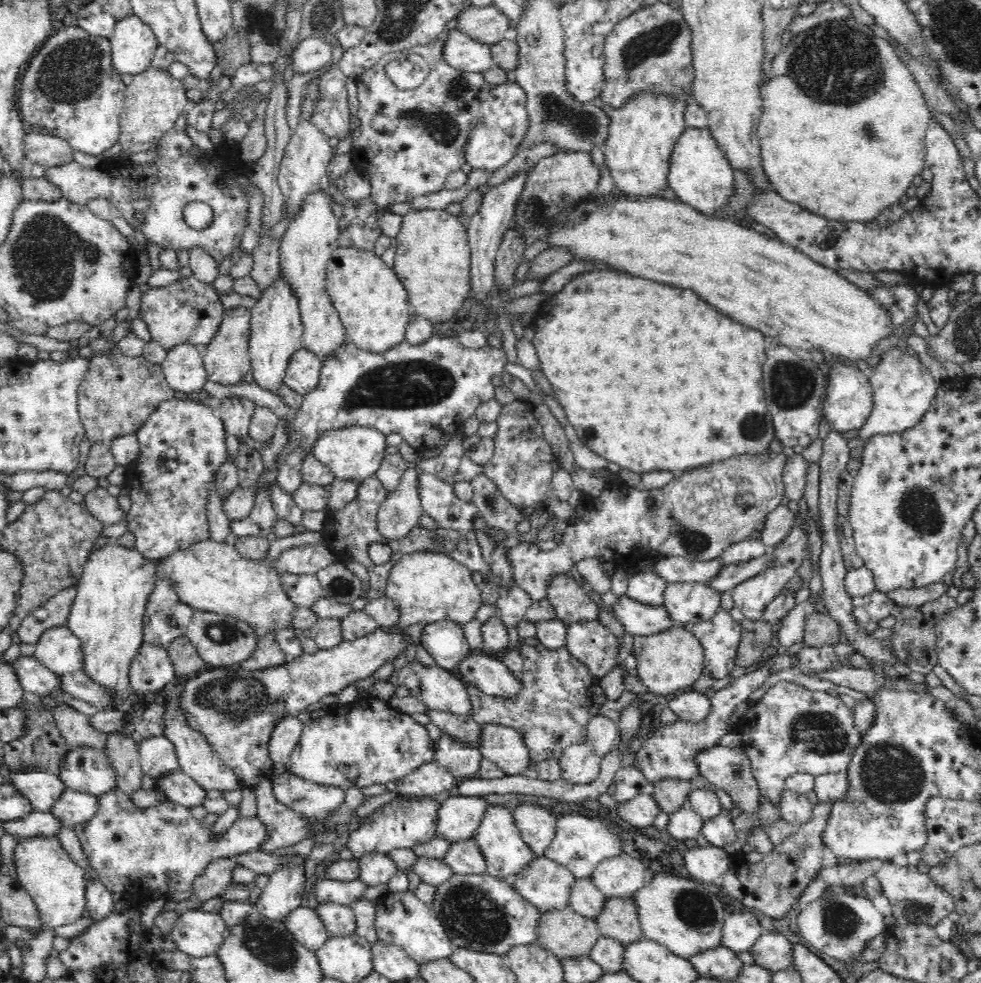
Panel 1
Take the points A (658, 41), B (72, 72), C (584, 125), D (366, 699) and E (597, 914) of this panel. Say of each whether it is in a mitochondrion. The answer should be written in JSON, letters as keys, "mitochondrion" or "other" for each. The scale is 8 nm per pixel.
{"A":"mitochondrion","B":"mitochondrion","C":"mitochondrion","D":"other","E":"other"}

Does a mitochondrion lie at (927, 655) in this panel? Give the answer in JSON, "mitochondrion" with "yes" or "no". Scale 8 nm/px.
{"mitochondrion":"no"}

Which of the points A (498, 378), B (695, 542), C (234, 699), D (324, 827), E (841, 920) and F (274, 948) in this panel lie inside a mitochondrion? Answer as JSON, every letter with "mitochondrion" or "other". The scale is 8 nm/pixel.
{"A":"other","B":"mitochondrion","C":"mitochondrion","D":"other","E":"mitochondrion","F":"mitochondrion"}

